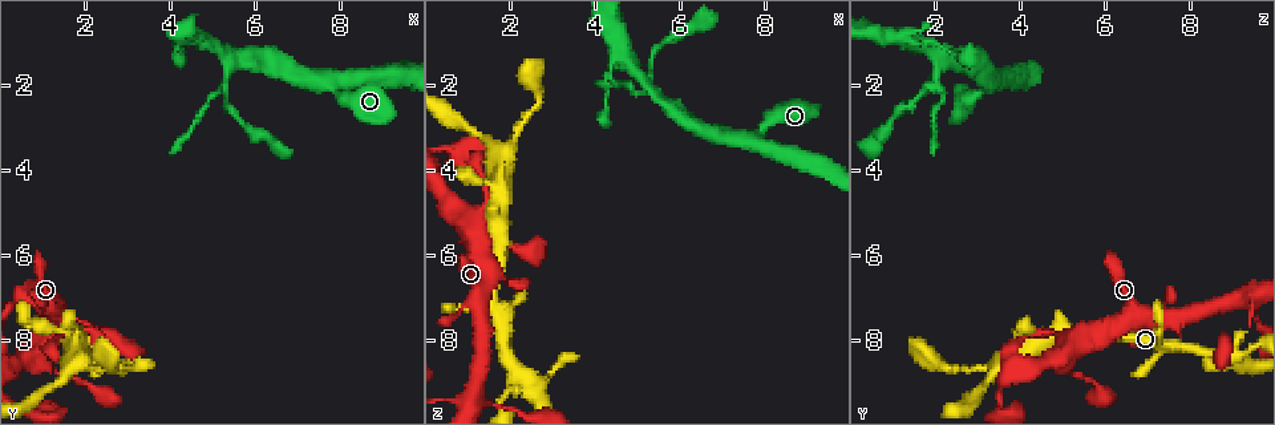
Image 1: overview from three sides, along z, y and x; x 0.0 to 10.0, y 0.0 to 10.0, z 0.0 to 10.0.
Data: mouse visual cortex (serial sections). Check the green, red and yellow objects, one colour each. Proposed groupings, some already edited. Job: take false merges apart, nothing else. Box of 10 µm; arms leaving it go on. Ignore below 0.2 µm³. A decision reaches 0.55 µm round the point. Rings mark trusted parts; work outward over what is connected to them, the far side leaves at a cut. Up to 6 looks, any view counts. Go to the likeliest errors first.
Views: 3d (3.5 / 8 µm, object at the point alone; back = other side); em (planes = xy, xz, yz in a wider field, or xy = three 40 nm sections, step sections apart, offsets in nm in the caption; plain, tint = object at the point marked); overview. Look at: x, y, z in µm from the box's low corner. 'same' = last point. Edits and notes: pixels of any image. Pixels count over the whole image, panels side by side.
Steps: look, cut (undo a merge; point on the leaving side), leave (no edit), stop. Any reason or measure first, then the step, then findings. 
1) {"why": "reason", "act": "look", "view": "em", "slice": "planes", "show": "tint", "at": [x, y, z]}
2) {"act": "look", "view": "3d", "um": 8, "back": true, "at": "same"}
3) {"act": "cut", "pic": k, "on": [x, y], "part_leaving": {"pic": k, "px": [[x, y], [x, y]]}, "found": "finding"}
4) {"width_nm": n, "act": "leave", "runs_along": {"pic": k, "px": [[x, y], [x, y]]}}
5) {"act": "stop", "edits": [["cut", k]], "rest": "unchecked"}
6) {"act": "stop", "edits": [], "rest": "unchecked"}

{"act": "look", "view": "3d", "um": 8, "at": [7.80, 2.05, 3.35]}

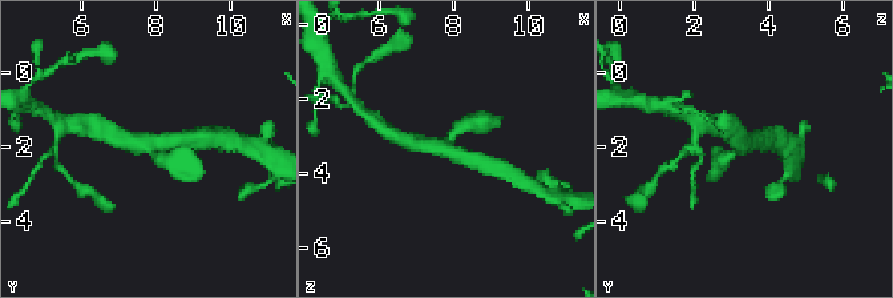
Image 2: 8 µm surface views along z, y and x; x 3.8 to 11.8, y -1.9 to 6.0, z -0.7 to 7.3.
{"why": "closer look", "act": "look", "view": "3d", "um": 3.5, "back": true, "at": "same"}

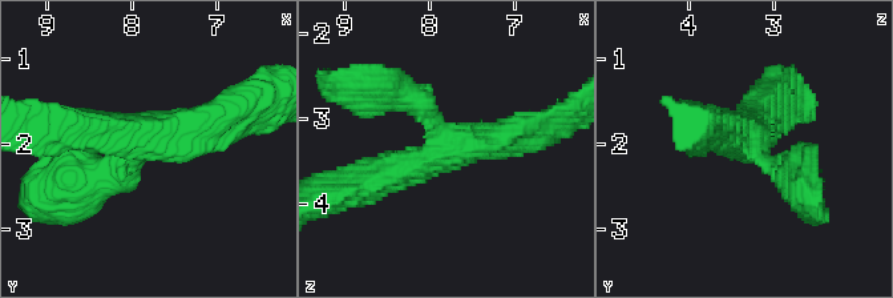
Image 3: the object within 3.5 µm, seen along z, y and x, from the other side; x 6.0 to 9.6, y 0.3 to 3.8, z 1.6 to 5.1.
{"act": "look", "view": "em", "slice": "planes", "show": "tint", "at": [7.70, 2.00, 3.30]}

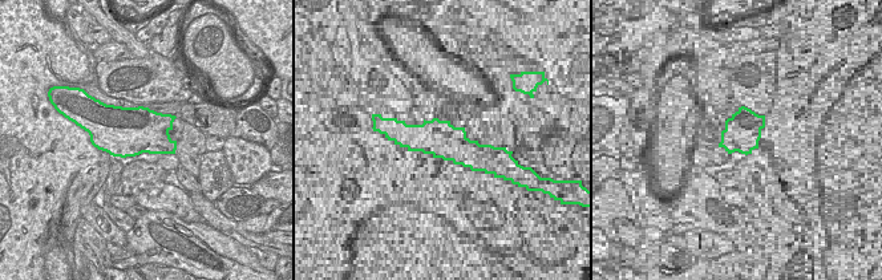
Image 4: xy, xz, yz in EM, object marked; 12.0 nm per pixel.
{"arm_widths_nm": [350, 400, 400], "act": "leave", "runs_along": {"pic": 3, "px": [[91, 176], [230, 111]]}, "found": "continuous, no second cell"}

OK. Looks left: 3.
{"why": "side arm on a straight run", "act": "look", "view": "3d", "um": 8, "at": [5.55, 1.45, 2.40]}

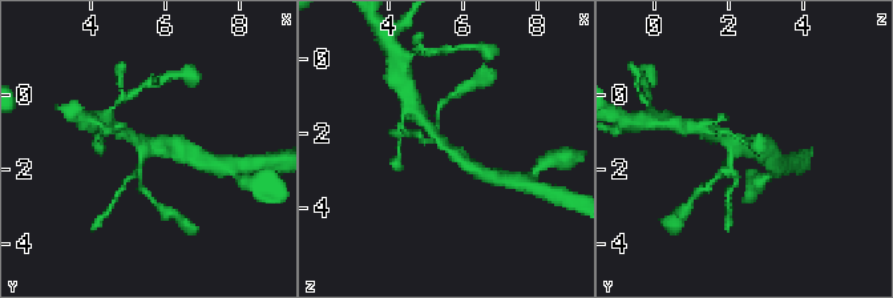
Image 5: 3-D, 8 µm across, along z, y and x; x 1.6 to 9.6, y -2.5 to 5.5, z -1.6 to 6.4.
{"why": "zoom in", "act": "look", "view": "3d", "um": 3.5, "at": "same"}

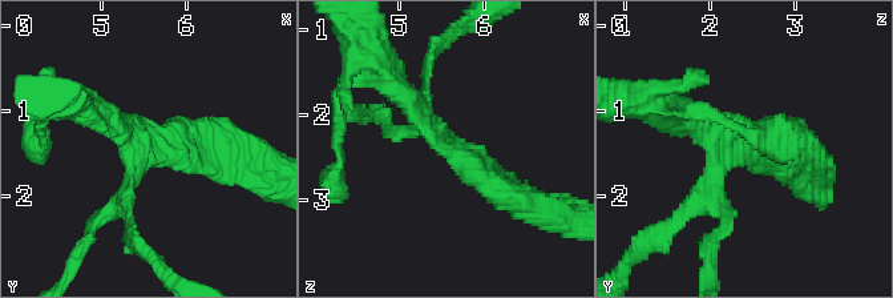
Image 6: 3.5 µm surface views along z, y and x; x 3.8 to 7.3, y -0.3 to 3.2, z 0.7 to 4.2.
{"why": "need the tissue", "act": "look", "view": "em", "slice": "xy", "step": 3, "show": "tint", "at": [5.55, 1.45, 2.40]}

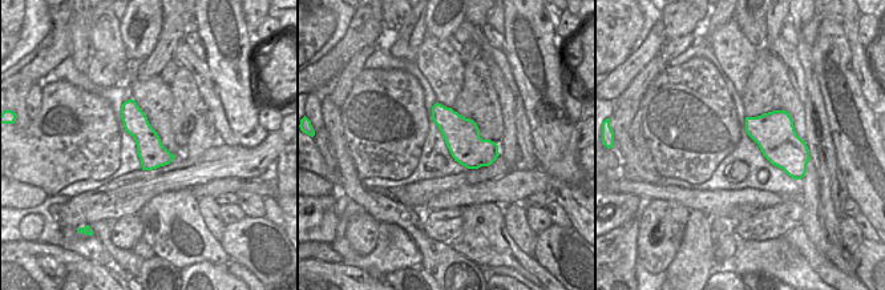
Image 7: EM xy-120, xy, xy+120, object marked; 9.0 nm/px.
{"arms": 3, "act": "leave", "runs_along": {"pic": 6, "px": [[518, 201], [441, 140], [392, 85]]}, "found": "all the same cell"}

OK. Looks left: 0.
{"act": "stop", "edits": [], "rest": "unchecked"}

